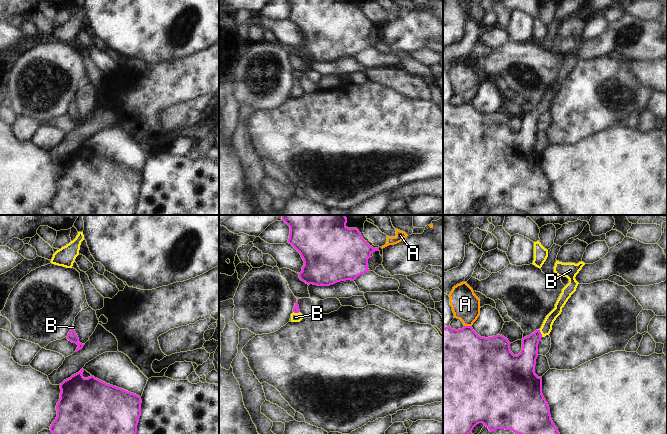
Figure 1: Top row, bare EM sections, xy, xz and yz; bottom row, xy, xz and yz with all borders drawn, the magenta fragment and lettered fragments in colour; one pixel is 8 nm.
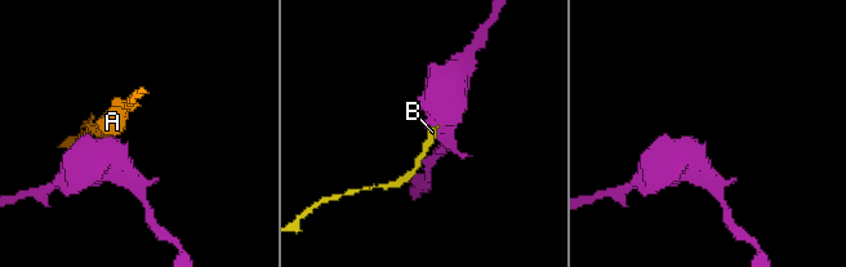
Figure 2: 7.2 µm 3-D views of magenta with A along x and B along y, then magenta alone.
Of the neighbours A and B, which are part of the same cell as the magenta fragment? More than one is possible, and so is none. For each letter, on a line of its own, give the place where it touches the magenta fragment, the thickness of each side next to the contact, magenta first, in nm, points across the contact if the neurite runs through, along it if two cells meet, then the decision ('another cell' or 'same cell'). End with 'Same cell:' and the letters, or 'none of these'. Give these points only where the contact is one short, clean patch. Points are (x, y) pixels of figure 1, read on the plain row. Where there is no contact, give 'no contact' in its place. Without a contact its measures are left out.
A: meets magenta in yz at (468, 102); 440 nm thick on the magenta side, 220 nm on the other; another cell
B: meets magenta in yz at (540, 109); 160 nm thick on the magenta side, 90 nm on the other; runs through yz (526, 136), (529, 120), (540, 109), (546, 103); same cell
Same cell: B

